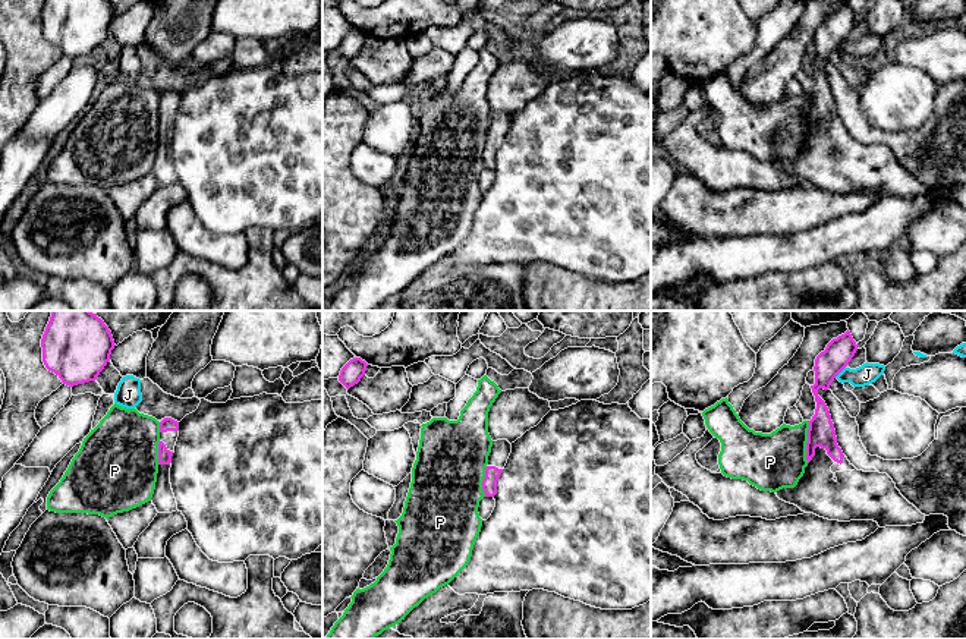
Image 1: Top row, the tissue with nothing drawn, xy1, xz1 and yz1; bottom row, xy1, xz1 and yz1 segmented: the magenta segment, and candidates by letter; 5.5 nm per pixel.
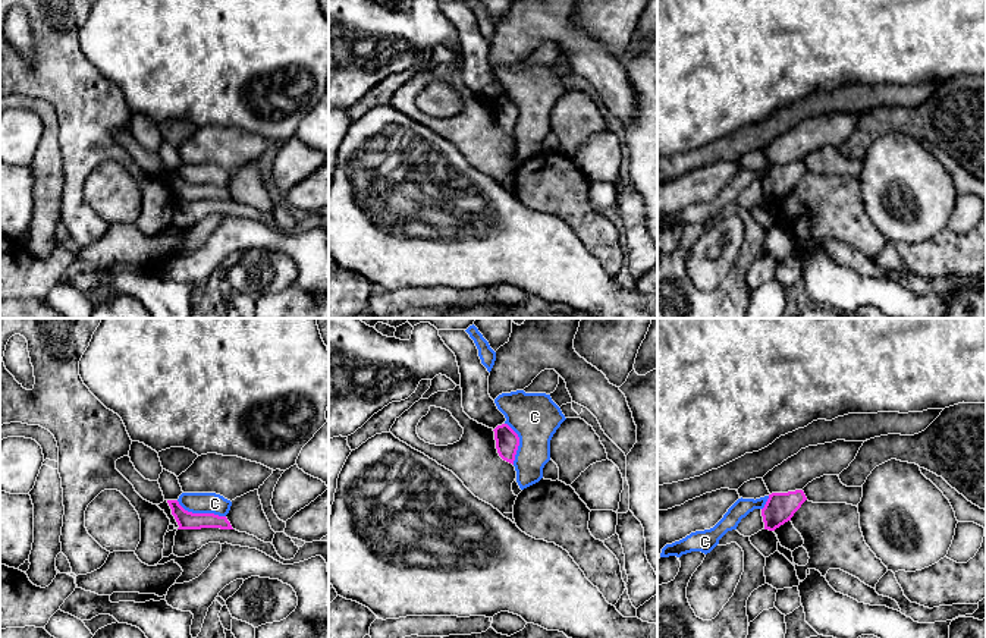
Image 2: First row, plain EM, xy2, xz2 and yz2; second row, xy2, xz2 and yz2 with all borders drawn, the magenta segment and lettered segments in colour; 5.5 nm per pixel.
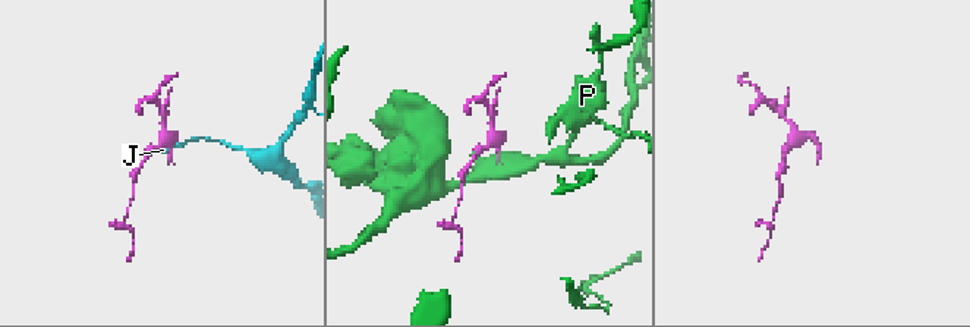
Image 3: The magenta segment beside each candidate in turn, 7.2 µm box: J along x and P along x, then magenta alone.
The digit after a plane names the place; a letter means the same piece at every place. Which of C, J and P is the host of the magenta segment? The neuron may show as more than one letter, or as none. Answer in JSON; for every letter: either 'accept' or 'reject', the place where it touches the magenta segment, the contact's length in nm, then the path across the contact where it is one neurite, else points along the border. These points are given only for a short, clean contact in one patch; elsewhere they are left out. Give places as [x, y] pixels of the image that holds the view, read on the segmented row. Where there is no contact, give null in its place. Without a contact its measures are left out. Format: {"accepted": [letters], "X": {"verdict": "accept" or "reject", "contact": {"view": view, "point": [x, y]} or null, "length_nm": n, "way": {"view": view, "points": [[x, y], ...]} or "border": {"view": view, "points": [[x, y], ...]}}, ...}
{"accepted": [], "C": {"verdict": "reject", "contact": {"view": "xy2", "point": [201, 514]}, "length_nm": 280, "border": {"view": "xy2", "points": [[176, 500], [188, 511], [213, 512], [225, 516]]}}, "J": {"verdict": "reject", "contact": {"view": "yz1", "point": [839, 372]}, "length_nm": 90, "border": {"view": "yz1", "points": [[845, 367], [834, 377]]}}, "P": {"verdict": "reject", "contact": {"view": "yz1", "point": [808, 441]}, "length_nm": 240, "border": {"view": "yz1", "points": [[808, 421], [806, 462]]}}}

